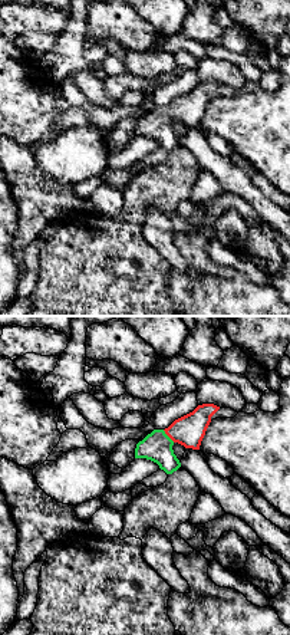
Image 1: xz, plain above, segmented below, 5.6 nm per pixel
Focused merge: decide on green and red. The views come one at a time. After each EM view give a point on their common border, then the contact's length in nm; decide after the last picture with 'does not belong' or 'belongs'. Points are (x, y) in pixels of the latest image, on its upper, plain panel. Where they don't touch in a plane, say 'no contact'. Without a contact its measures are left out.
contact (167, 114); length 100 nm

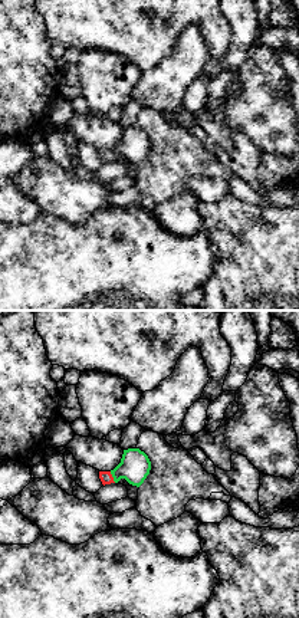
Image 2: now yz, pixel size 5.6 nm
contact (112, 154); length 70 nm

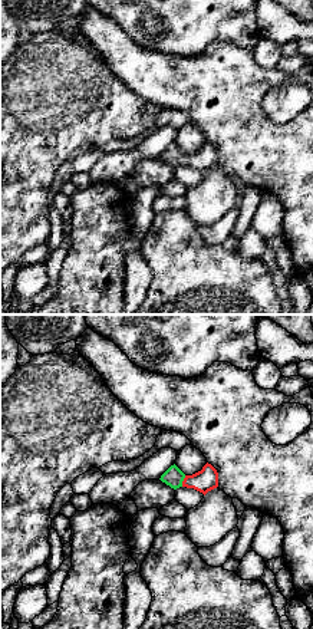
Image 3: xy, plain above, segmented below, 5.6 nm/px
contact (183, 158); length 70 nm

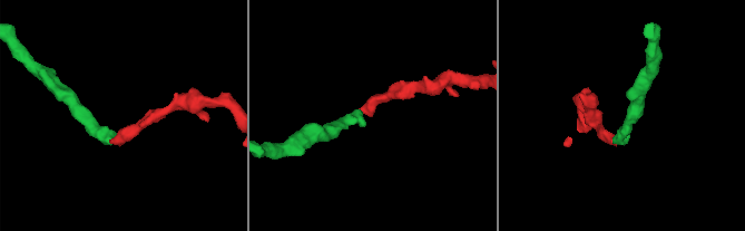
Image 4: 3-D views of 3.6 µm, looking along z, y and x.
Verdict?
belongs

